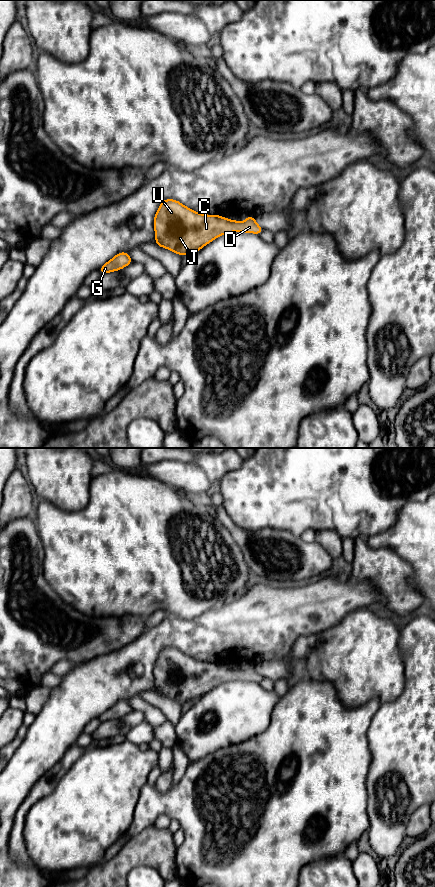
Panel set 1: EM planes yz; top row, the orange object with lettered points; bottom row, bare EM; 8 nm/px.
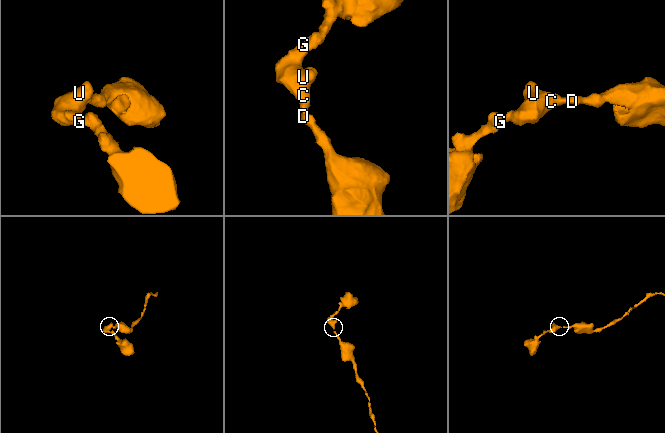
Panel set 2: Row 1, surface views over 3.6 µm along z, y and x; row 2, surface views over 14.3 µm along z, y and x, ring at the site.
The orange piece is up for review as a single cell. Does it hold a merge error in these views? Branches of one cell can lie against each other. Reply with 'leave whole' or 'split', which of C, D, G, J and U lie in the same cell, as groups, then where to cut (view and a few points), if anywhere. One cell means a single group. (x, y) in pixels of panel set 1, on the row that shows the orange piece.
leave whole; C D G J U; no cut

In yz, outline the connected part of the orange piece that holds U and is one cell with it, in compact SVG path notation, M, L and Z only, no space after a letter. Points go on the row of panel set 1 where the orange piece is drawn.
M174 199L162 201L155 214L153 225L156 245L183 257L190 253L196 253L211 241L224 234L242 231L260 235L263 231L263 228L256 223L255 218L252 216L247 216L245 221L239 222L219 215L201 214Z

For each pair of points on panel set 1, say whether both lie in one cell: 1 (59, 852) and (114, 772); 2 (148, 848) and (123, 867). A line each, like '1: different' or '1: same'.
1: same
2: same

